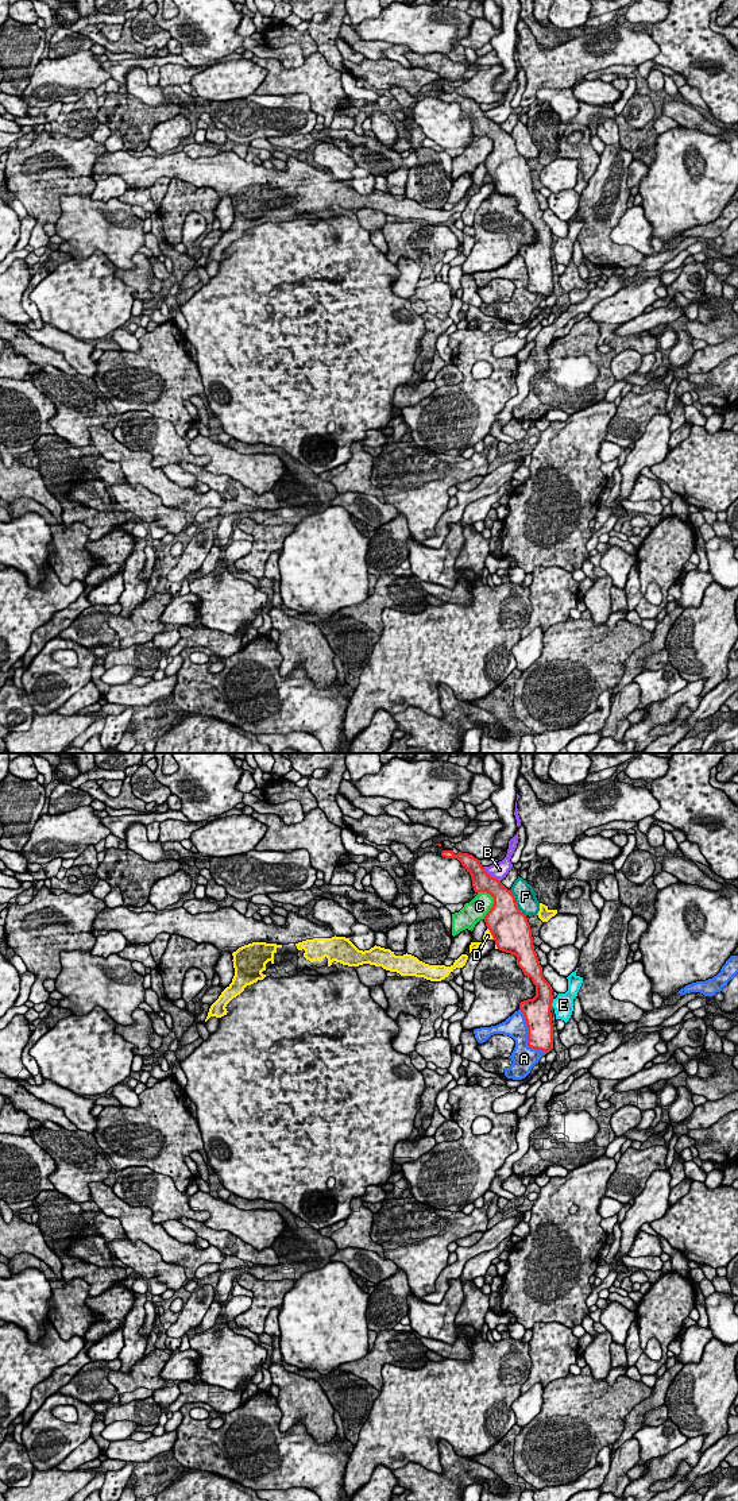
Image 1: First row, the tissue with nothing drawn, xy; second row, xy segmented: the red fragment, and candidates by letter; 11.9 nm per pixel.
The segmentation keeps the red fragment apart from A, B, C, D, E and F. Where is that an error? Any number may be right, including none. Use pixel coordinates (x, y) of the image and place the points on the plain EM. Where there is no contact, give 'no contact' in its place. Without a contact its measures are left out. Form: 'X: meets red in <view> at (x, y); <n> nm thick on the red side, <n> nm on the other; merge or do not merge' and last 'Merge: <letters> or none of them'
A: meets red in xy at (528, 280); 320 nm thick on the red side, 280 nm on the other; do not merge
B: meets red in xy at (490, 119); 240 nm thick on the red side, 190 nm on the other; do not merge
C: meets red in xy at (494, 145); 400 nm thick on the red side, 240 nm on the other; do not merge
D: meets red in xy at (490, 176); 460 nm thick on the red side, 100 nm on the other; do not merge
E: meets red in xy at (552, 246); 320 nm thick on the red side, 240 nm on the other; do not merge
F: meets red in xy at (516, 147); 440 nm thick on the red side, 260 nm on the other; do not merge
Merge: none of them

